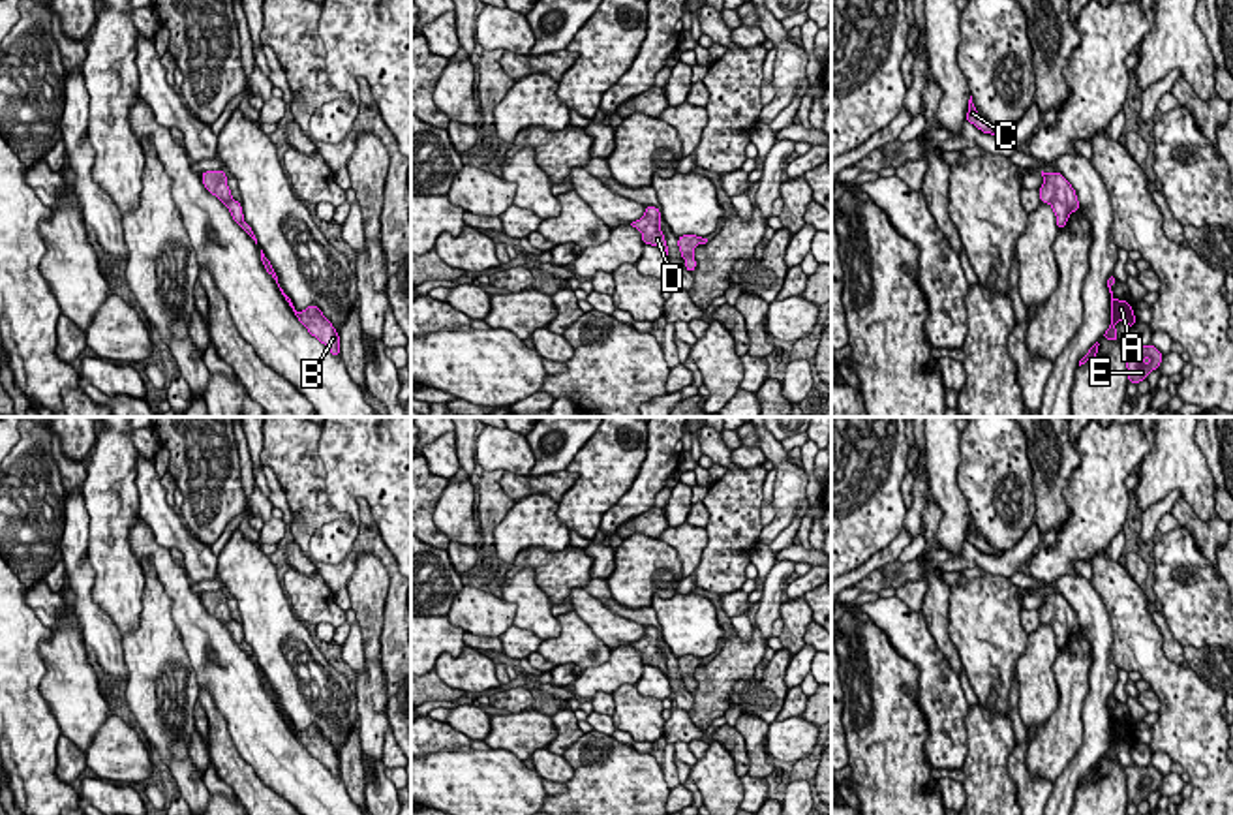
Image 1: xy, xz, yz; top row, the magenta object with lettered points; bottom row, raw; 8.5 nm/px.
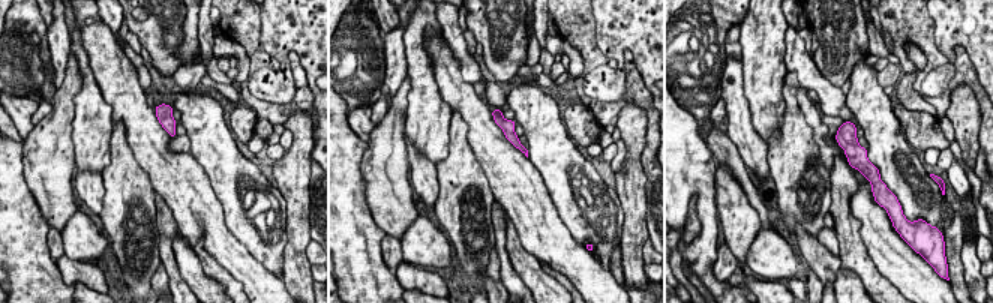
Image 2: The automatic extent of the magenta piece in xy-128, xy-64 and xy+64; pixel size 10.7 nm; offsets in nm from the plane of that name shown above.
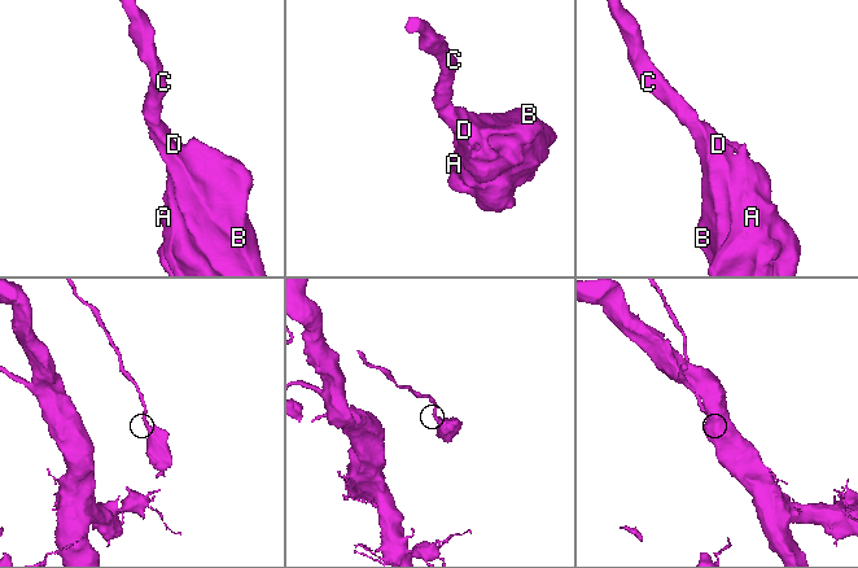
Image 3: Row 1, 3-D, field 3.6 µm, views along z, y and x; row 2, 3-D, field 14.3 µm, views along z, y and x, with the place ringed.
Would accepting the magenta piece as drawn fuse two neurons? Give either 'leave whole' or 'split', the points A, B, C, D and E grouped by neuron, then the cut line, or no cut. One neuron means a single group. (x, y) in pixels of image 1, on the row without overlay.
leave whole; groups A B C D E; cut none

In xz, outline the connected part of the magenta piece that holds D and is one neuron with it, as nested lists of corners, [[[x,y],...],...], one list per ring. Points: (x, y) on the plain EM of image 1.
[[[647,625],[644,637],[631,646],[642,654],[644,665],[657,667],[668,676],[666,659],[659,648],[661,642],[661,631],[653,625]]]

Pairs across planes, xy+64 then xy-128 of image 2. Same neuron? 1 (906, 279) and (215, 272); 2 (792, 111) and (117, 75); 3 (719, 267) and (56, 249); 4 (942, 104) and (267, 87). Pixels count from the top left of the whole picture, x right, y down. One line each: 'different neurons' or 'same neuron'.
1: different neurons
2: different neurons
3: same neuron
4: different neurons

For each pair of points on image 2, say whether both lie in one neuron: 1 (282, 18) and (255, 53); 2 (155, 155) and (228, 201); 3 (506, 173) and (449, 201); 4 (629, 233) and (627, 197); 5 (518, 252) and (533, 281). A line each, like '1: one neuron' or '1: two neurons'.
1: two neurons
2: two neurons
3: two neurons
4: one neuron
5: one neuron

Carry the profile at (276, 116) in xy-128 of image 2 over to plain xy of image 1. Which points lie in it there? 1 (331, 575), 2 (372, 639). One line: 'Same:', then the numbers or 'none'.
Same: 1

